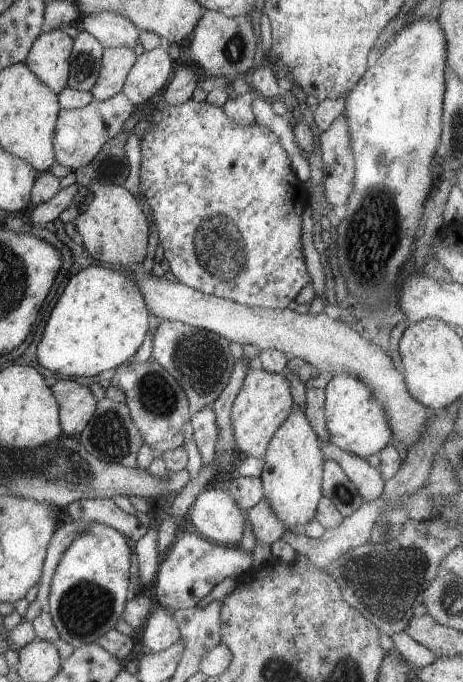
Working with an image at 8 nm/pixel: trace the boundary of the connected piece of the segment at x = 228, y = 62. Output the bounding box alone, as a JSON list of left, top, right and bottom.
[189,9,256,80]

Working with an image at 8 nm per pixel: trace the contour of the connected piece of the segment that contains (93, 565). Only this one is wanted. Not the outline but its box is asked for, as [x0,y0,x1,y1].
[49,523,130,649]

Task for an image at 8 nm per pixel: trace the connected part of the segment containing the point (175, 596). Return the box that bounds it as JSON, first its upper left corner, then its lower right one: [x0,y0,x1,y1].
[156,528,253,610]

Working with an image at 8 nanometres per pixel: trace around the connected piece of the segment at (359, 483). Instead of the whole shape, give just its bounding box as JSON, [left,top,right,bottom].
[320,441,385,502]

